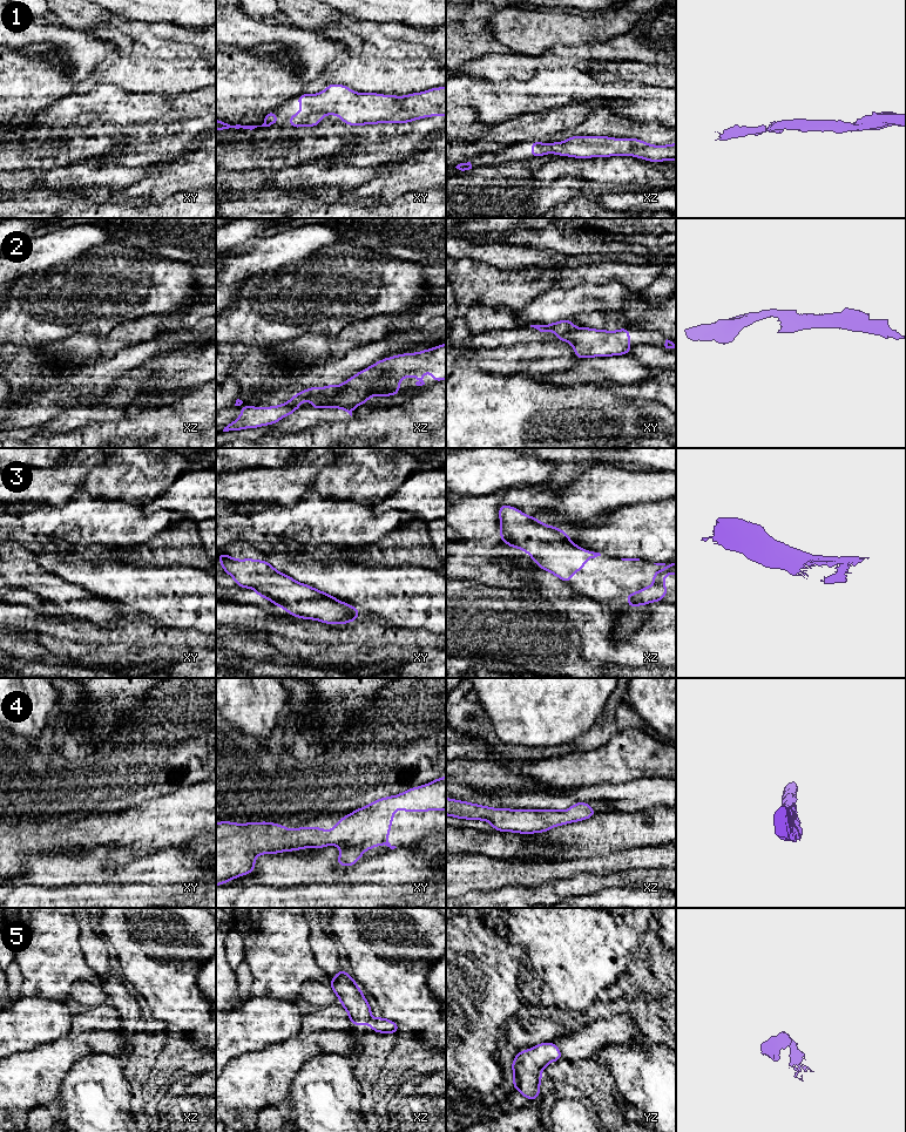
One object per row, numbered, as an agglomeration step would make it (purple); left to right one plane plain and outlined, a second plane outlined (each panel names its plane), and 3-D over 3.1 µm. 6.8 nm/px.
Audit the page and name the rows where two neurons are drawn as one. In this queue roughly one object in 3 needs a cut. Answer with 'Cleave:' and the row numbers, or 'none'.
Cleave: 2

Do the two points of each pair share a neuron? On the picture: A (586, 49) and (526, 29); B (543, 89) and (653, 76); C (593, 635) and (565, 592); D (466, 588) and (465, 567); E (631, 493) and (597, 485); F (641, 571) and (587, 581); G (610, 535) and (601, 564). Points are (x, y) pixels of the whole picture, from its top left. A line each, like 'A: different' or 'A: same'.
A: different
B: different
C: same
D: different
E: same
F: same
G: different

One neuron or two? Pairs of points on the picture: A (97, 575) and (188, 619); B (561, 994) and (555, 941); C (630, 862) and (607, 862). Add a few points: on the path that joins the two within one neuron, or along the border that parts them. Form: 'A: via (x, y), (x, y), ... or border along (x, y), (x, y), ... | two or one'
A: via (120, 582), (146, 588), (157, 600), (166, 600) | one
B: via (561, 981), (561, 973), (555, 967), (555, 954) | one
C: via (624, 862), (613, 862) | one

